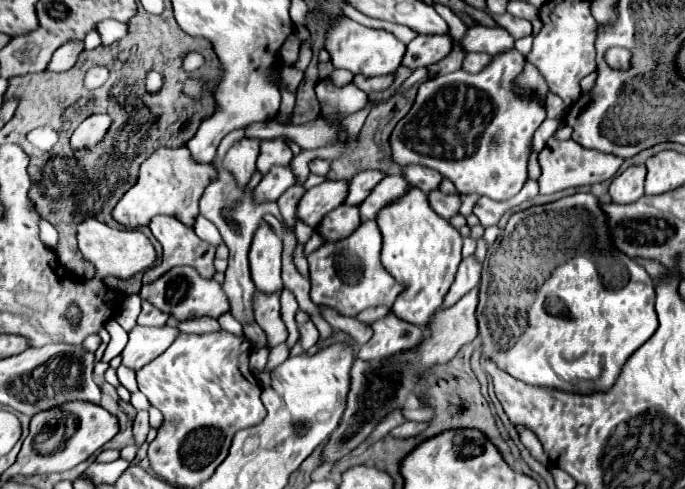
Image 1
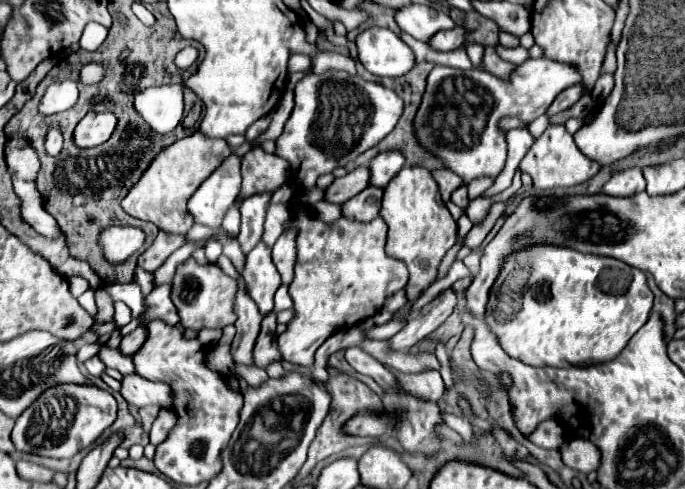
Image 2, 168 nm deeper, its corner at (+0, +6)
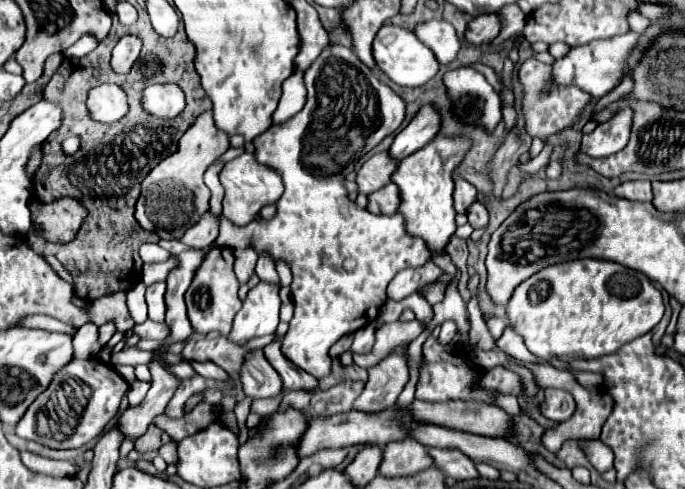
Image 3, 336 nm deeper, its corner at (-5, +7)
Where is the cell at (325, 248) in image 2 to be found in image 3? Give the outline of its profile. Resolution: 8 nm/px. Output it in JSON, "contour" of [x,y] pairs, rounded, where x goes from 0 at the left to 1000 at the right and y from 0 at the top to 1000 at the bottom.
{"contour":[[[480,92],[445,145],[448,207],[445,219],[410,256],[393,260],[372,292],[372,321],[378,333],[399,342],[410,354],[416,391],[404,411],[404,436],[399,448],[378,448],[346,468],[334,452],[323,452],[317,485],[320,505],[358,505],[372,501],[381,517],[390,509],[399,530],[416,530],[428,554],[425,603],[431,644],[422,656],[422,677],[413,689],[410,718],[434,751],[454,763],[460,775],[483,763],[480,710],[507,681],[542,665],[550,656],[559,620],[565,616],[565,583],[574,566],[594,546],[615,546],[626,530],[626,509],[612,485],[600,485],[591,472],[591,448],[577,440],[545,440],[536,427],[524,427],[507,407],[501,387],[504,350],[515,350],[515,333],[553,297],[565,276],[582,264],[591,243],[591,207],[562,170],[556,170],[545,145],[507,96]]]}

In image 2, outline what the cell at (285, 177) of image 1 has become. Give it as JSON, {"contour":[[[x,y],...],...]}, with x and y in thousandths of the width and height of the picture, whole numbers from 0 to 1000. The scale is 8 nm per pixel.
{"contour":[[[374,397],[374,405],[359,405],[353,413],[353,425],[350,425],[353,466],[347,479],[347,495],[356,519],[362,519],[382,487],[391,413],[394,413],[394,397]]]}

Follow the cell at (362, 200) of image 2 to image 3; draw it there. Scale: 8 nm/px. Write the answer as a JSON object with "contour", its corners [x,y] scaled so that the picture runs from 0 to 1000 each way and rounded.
{"contour":[[[568,374],[539,399],[536,427],[547,440],[574,440],[580,436],[580,423],[582,423],[582,387],[577,374]]]}

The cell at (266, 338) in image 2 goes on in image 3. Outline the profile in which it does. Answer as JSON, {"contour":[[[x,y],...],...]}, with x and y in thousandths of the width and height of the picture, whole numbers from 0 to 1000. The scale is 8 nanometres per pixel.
{"contour":[[[396,697],[387,714],[387,734],[399,746],[399,755],[407,763],[407,771],[413,775],[413,791],[416,796],[460,796],[463,791],[463,775],[454,771],[451,763],[445,763],[439,751],[428,746],[407,714],[407,697]]]}

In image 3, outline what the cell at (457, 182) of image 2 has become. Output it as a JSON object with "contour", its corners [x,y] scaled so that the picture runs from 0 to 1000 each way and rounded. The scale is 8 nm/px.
{"contour":[[[661,362],[664,370],[664,391],[661,391],[661,411],[664,411],[664,431],[667,436],[682,436],[682,423],[693,411],[696,387],[685,370],[673,362]]]}

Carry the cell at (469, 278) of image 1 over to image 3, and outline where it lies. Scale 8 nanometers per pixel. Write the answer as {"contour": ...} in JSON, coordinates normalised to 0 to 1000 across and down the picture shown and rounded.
{"contour":[[[568,722],[547,751],[539,755],[539,775],[530,804],[518,820],[518,836],[547,845],[580,824],[585,796],[597,775],[591,722]]]}

